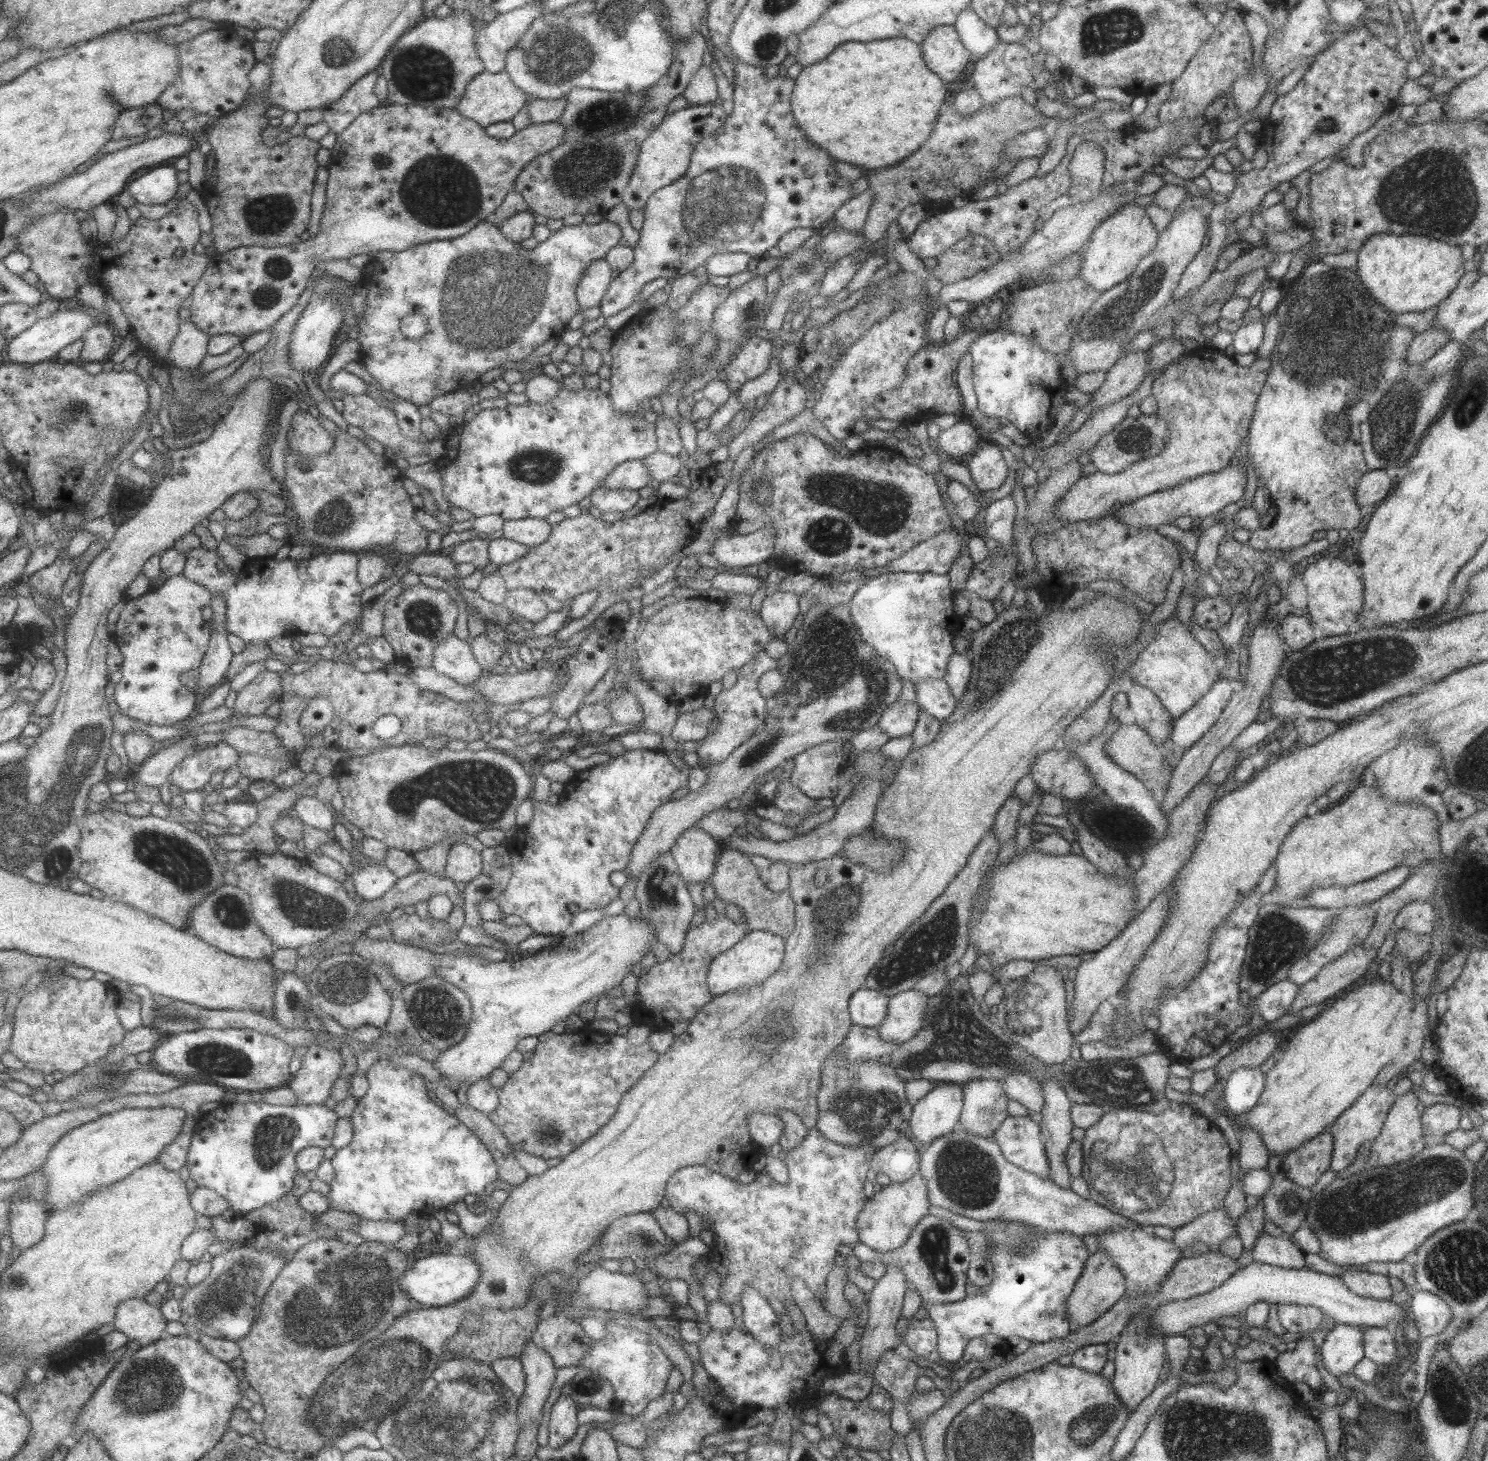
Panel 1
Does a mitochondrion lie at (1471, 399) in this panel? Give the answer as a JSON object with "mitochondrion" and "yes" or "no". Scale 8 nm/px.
{"mitochondrion":"yes"}

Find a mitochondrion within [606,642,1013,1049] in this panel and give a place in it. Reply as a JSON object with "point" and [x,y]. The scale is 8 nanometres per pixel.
{"point":[935,941]}

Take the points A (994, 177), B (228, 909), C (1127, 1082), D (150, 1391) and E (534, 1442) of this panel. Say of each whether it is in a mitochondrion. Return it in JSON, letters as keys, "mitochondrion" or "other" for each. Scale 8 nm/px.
{"A":"other","B":"mitochondrion","C":"mitochondrion","D":"mitochondrion","E":"other"}

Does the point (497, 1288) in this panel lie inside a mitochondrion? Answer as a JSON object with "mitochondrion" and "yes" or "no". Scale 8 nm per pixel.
{"mitochondrion":"no"}

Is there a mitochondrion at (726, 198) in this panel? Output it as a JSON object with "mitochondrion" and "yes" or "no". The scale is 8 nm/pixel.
{"mitochondrion":"yes"}

